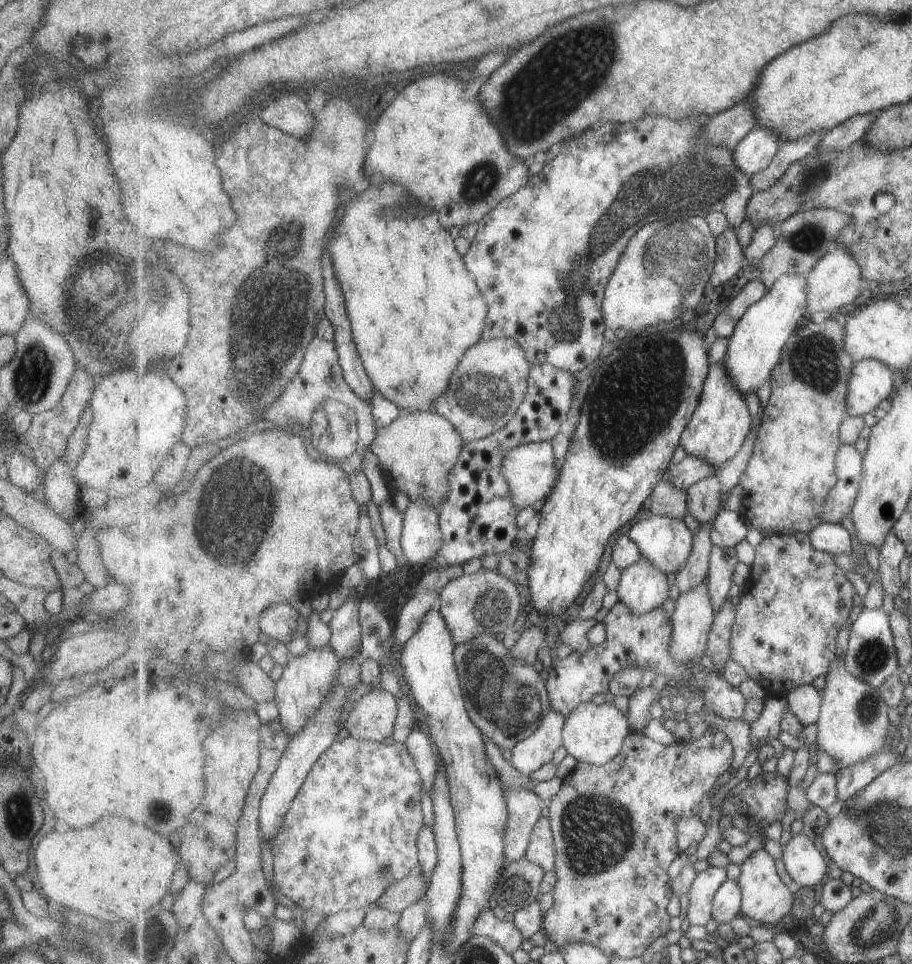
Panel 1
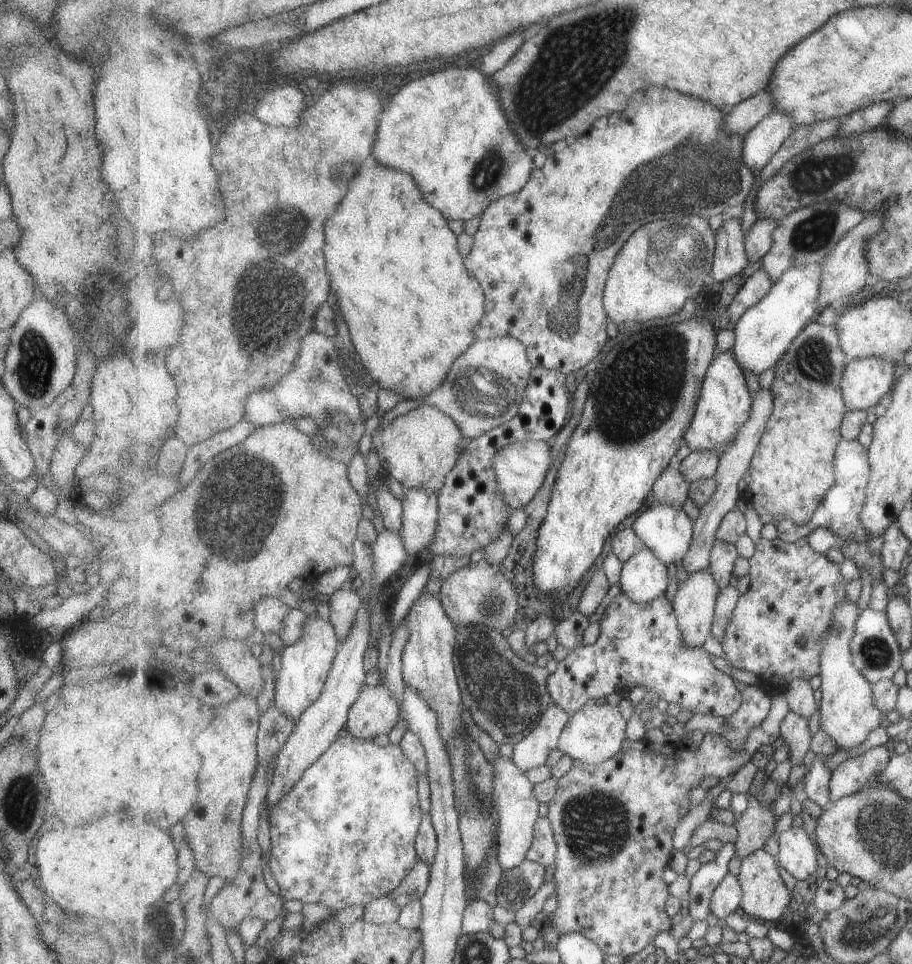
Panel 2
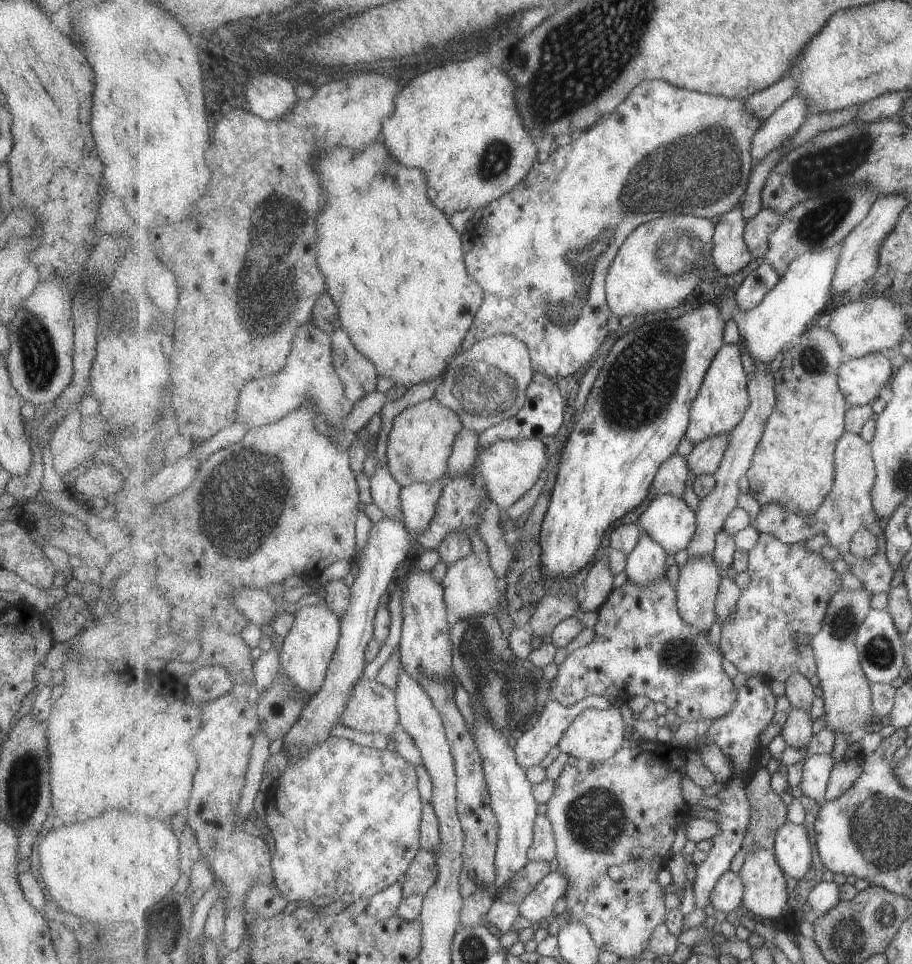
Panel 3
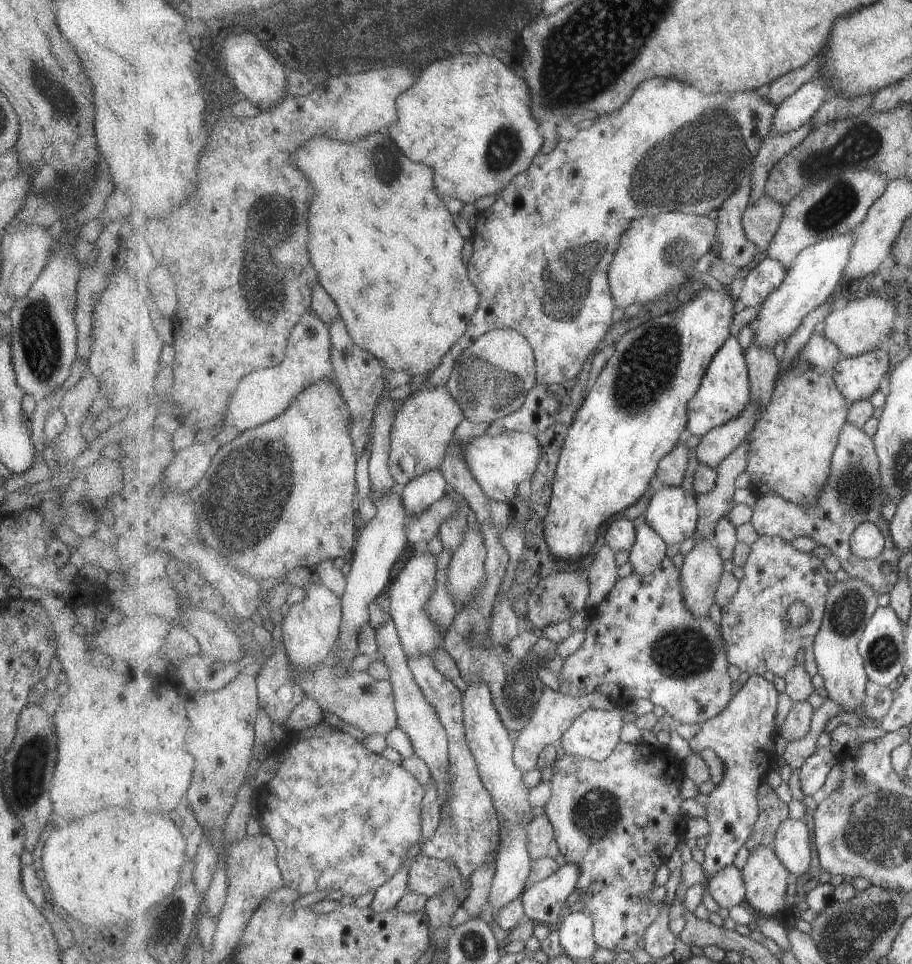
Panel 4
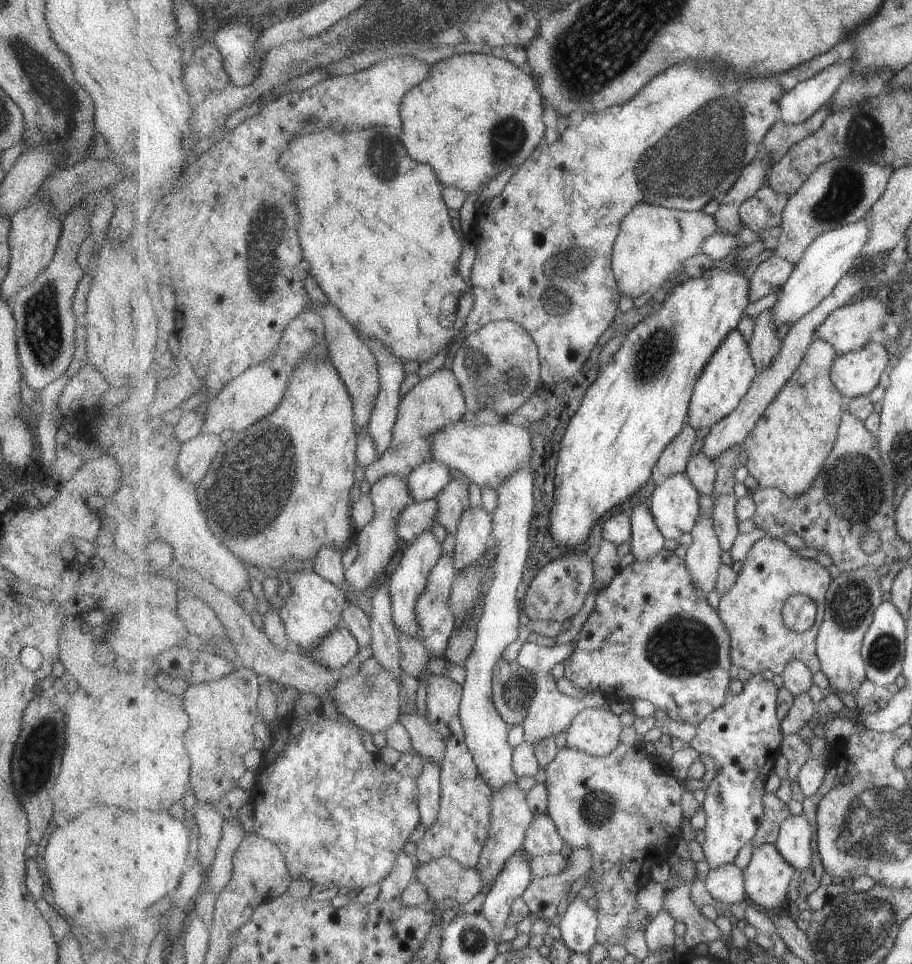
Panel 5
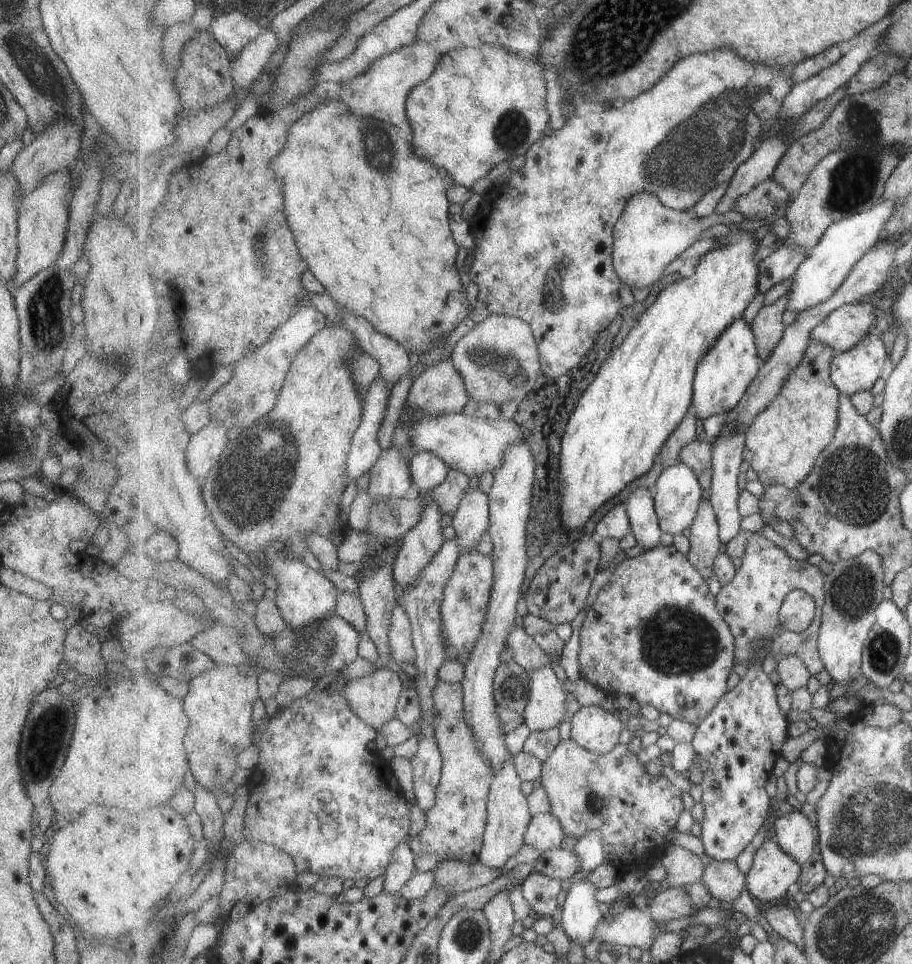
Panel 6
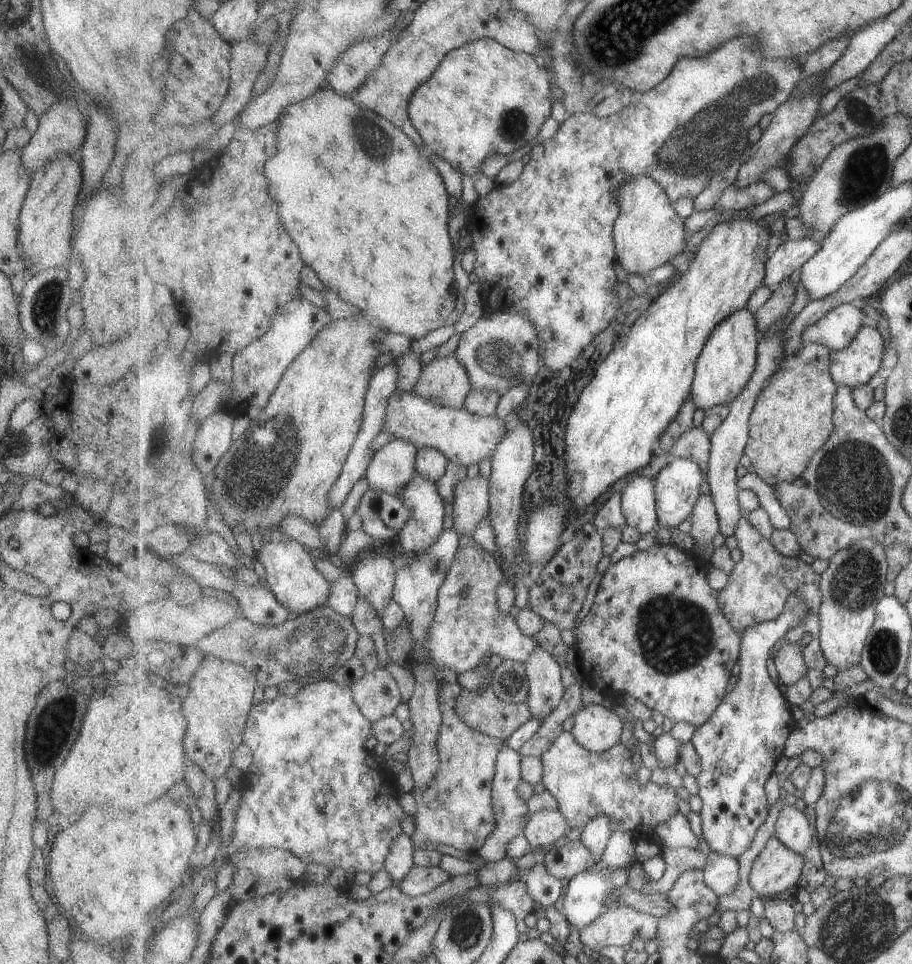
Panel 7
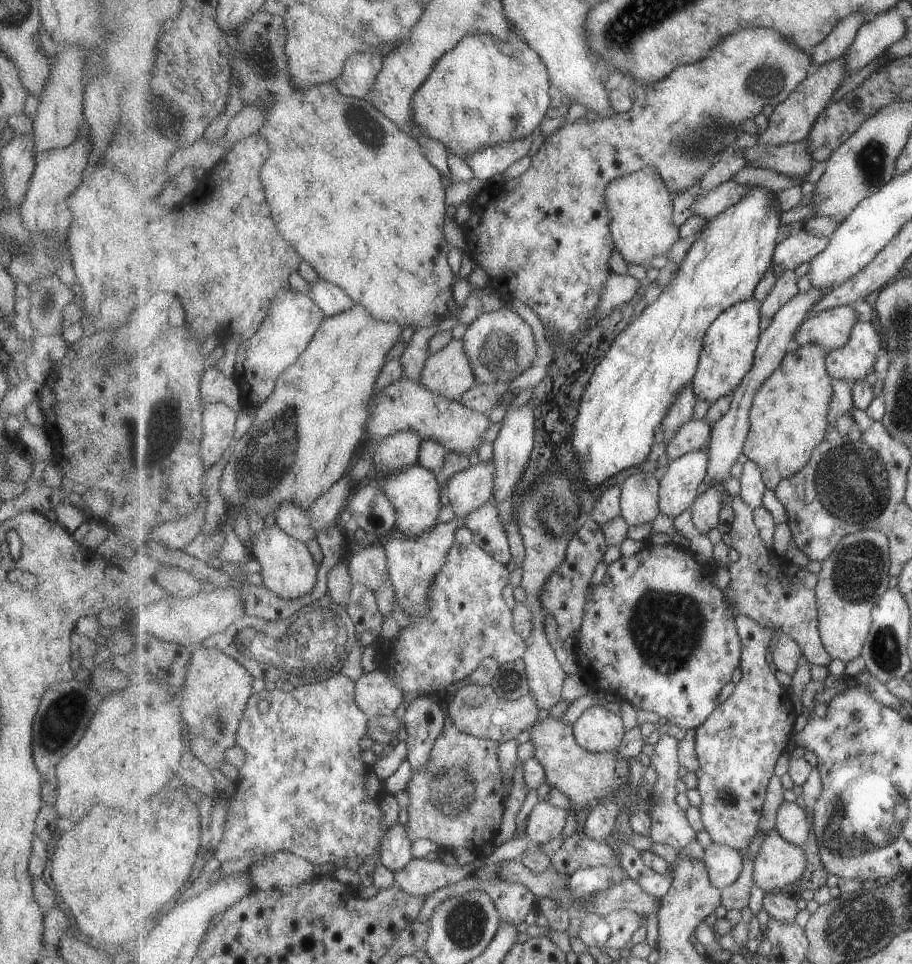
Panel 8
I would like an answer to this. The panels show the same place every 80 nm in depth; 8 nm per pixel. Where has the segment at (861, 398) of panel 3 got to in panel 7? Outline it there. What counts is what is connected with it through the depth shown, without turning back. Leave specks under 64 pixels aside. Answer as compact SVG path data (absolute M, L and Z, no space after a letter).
M863 326L847 348L832 351L830 365L834 381L853 390L868 385L881 370L883 356L888 352L883 337L876 328Z

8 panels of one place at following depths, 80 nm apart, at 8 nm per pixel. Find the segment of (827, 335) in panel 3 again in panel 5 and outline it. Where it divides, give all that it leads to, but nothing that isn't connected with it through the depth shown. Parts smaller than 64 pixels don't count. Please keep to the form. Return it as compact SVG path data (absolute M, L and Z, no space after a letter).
M817 338L787 386L740 445L740 463L758 481L759 487L779 488L799 498L822 474L838 441L847 402L831 378L832 367L840 355L829 342Z

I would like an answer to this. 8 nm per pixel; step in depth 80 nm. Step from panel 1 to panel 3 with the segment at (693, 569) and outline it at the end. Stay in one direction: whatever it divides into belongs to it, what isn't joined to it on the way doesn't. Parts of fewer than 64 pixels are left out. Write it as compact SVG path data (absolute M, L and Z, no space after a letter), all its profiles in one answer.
M754 359L755 370L750 378L750 409L747 410L746 418L731 433L731 446L727 448L726 456L723 458L719 471L714 475L716 479L715 490L705 498L700 498L695 510L697 516L697 530L693 540L688 547L688 557L699 558L699 556L707 556L714 554L716 550L716 537L725 527L727 518L733 510L737 509L737 500L739 500L739 478L747 475L749 468L759 446L759 440L765 432L765 426L769 416L773 415L773 408L777 401L775 373L769 369L771 362L761 362Z

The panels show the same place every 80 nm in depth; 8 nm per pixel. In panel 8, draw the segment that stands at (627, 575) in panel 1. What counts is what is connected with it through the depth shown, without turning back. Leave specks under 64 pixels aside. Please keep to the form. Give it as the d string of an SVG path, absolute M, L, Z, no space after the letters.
M636 471L622 487L622 516L629 526L647 525L660 513L660 476Z

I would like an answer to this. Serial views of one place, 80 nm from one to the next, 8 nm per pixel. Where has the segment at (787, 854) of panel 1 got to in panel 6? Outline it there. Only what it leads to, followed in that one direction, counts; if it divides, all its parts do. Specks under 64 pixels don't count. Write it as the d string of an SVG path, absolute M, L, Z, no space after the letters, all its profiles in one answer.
M794 811L779 816L774 822L774 828L779 845L793 858L797 858L801 865L811 858L817 844L817 836L815 838L813 822L803 812Z

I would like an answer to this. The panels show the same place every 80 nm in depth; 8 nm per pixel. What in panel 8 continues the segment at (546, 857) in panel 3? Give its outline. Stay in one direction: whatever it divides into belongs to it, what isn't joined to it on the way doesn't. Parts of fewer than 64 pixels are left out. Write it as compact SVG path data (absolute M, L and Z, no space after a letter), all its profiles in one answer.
M539 800L528 816L527 834L531 842L546 845L565 830L569 810Z

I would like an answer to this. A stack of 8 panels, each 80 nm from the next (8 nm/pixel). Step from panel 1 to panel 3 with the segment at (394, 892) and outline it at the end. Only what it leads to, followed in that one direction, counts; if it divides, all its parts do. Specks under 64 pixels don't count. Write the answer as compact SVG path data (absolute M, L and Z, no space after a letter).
M420 849L405 875L405 897L427 896L427 892L435 886L439 872L441 872L441 868L437 864L436 856L431 851Z

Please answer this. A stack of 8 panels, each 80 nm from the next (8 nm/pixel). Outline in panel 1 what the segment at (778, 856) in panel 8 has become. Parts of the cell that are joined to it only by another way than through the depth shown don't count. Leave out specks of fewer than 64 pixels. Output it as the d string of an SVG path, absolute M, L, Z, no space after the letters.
M757 850L743 862L741 870L742 874L738 882L741 884L744 897L742 914L760 925L772 926L781 922L782 918L793 910L795 895L781 880L775 858L767 850Z

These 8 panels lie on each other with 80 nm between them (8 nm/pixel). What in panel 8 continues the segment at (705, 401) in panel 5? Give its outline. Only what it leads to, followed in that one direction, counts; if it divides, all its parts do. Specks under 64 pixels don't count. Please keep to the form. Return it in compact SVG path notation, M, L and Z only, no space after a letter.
M755 298L741 301L726 310L707 331L702 356L698 362L698 373L693 380L695 394L699 401L713 404L719 398L733 394L743 379L754 368L758 342L760 341L762 303Z

